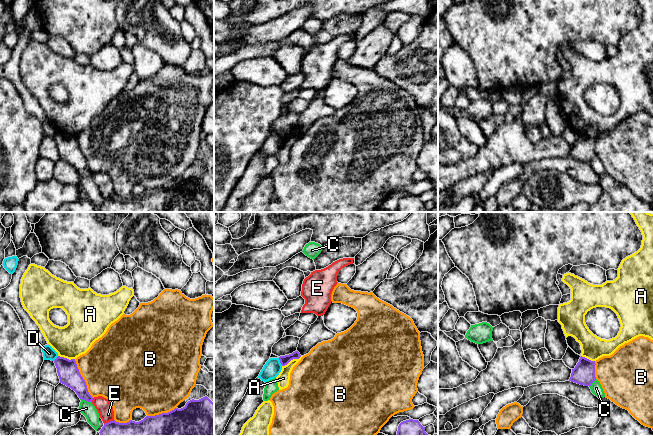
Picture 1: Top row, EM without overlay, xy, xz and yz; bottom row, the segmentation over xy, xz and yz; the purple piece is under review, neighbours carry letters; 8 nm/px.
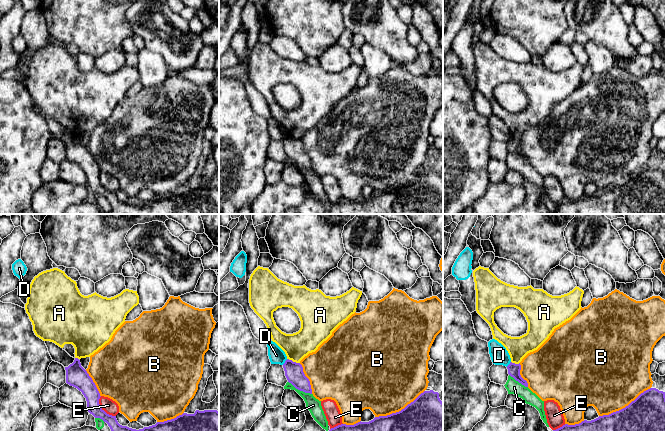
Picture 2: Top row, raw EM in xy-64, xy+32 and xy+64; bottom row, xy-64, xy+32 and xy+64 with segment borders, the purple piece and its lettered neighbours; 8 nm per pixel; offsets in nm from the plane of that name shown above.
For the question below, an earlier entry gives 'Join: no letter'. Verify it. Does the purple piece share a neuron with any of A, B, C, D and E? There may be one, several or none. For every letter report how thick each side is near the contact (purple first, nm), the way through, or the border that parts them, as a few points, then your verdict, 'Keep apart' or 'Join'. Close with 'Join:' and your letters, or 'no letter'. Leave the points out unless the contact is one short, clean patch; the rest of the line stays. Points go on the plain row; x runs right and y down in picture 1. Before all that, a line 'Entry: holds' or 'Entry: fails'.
Entry: holds
A: Thickness 80 nm (purple) against 100 nm. Boundary: xz (301, 132), (291, 135), (282, 142). Keep apart
B: Thickness 170 nm (purple) against 480 nm. Keep apart
C: Thickness 170 nm (purple) against 110 nm. Keep apart
D: Thickness 80 nm (purple) against 140 nm. Boundary: xz (278, 134), (282, 141). Keep apart
E: Thickness 160 nm (purple) against 120 nm. Boundary: xy (93, 174), (91, 177). Keep apart
Join: no letter

